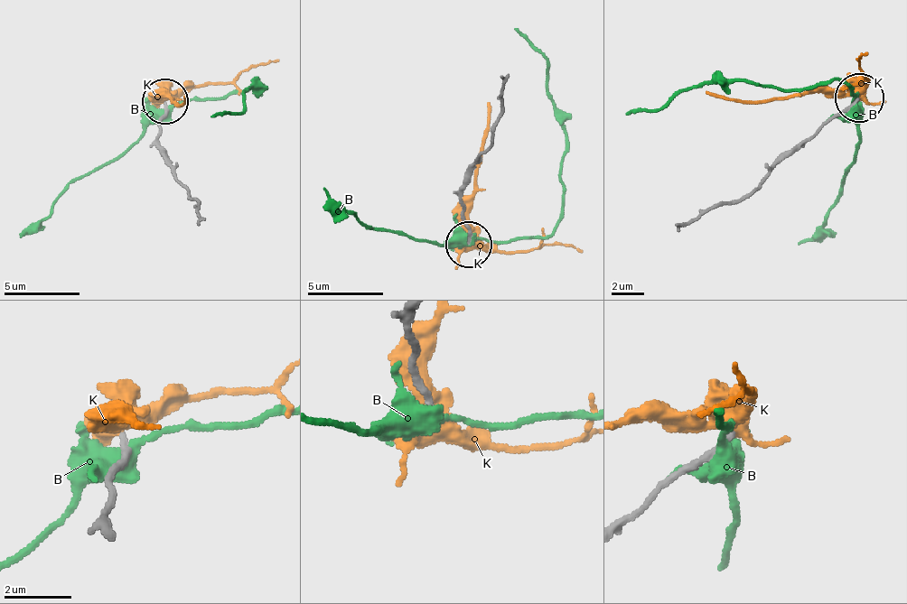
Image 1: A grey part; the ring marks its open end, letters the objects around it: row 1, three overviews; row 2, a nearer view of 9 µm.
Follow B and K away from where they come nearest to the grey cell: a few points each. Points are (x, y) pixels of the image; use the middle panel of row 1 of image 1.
B: (469, 242), (546, 237), (560, 215), (565, 113), (553, 101), (546, 60), (515, 29)
K: (465, 242), (469, 196), (484, 135), (488, 101)

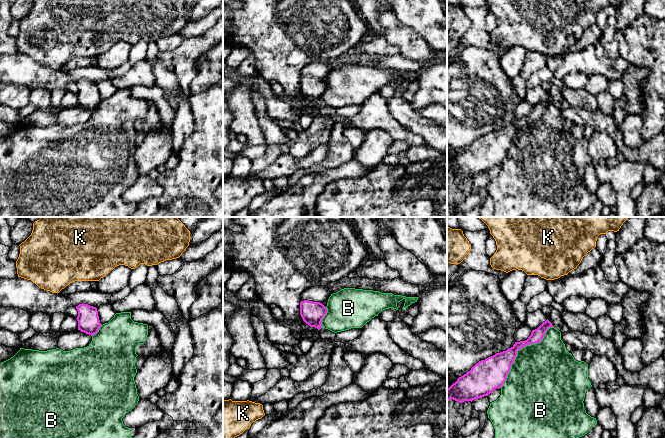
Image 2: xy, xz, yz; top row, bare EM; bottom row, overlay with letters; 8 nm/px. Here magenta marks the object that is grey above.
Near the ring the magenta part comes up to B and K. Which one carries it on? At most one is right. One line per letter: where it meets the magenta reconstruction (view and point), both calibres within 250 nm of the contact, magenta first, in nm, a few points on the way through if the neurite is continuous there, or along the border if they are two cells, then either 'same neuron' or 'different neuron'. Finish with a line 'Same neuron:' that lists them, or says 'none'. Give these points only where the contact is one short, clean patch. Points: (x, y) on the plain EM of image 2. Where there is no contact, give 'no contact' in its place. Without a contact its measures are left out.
B: yz (519, 125) | 220/460 nm | along yz (553, 102), (540, 117), (517, 127), (500, 163) | different neuron
K: no contact | different neuron
Same neuron: none

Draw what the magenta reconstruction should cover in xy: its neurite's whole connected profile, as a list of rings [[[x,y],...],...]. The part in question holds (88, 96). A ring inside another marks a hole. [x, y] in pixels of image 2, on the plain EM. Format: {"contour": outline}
{"contour": [[[82,79],[76,82],[76,85],[78,87],[76,94],[78,97],[78,106],[91,112],[96,110],[102,101],[99,96],[97,84]]]}

